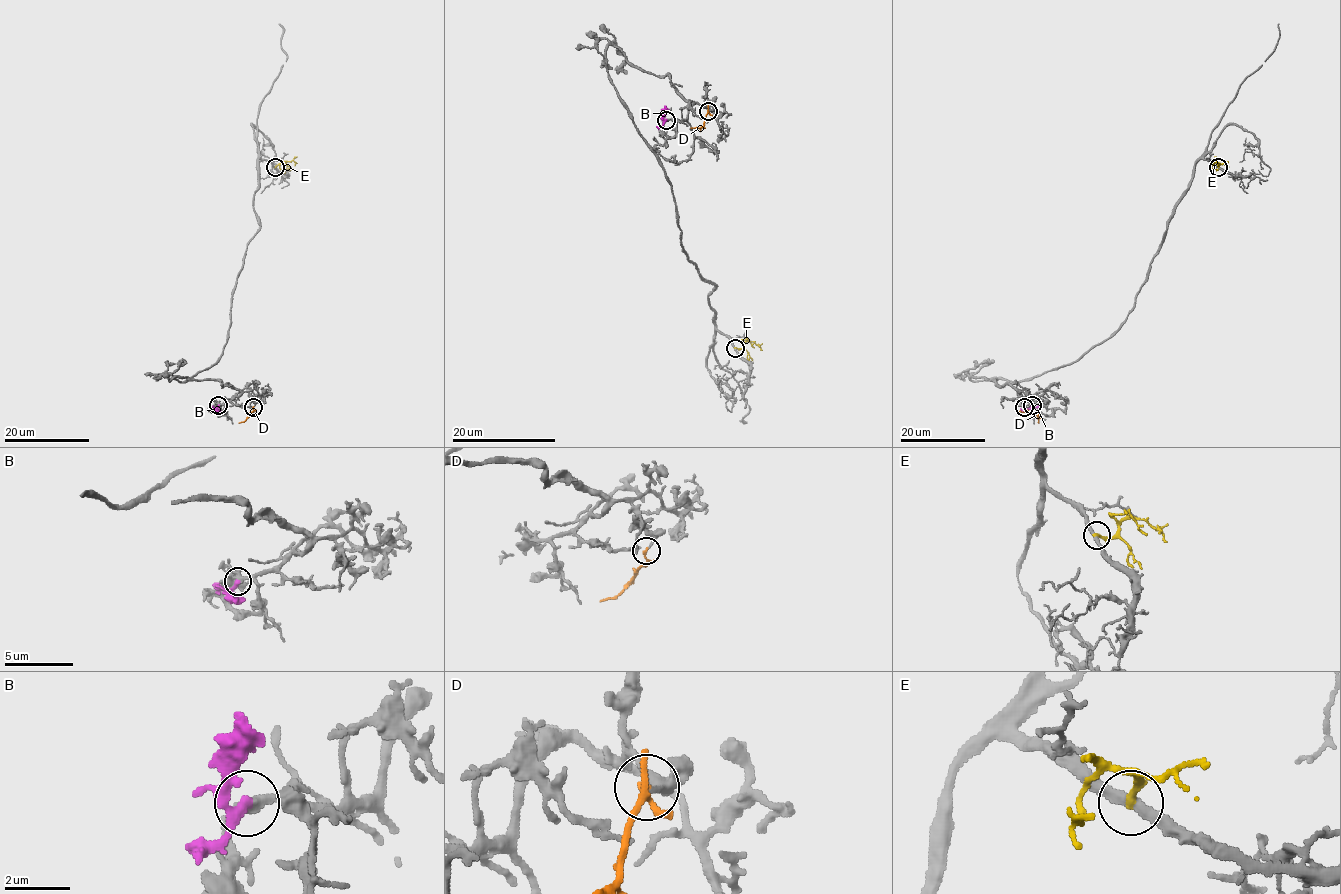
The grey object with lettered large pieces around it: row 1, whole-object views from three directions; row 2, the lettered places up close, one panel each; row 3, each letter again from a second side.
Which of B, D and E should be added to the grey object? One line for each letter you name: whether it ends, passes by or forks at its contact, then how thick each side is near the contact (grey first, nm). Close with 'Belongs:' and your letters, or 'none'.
B: it passes by | 280/260 nm
Belongs: B

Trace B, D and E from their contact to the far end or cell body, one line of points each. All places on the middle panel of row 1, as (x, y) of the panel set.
B: (666, 119), (664, 105)
D: (708, 110), (701, 127), (690, 128)
E: (736, 348), (744, 345), (740, 340), (747, 340), (754, 348)

